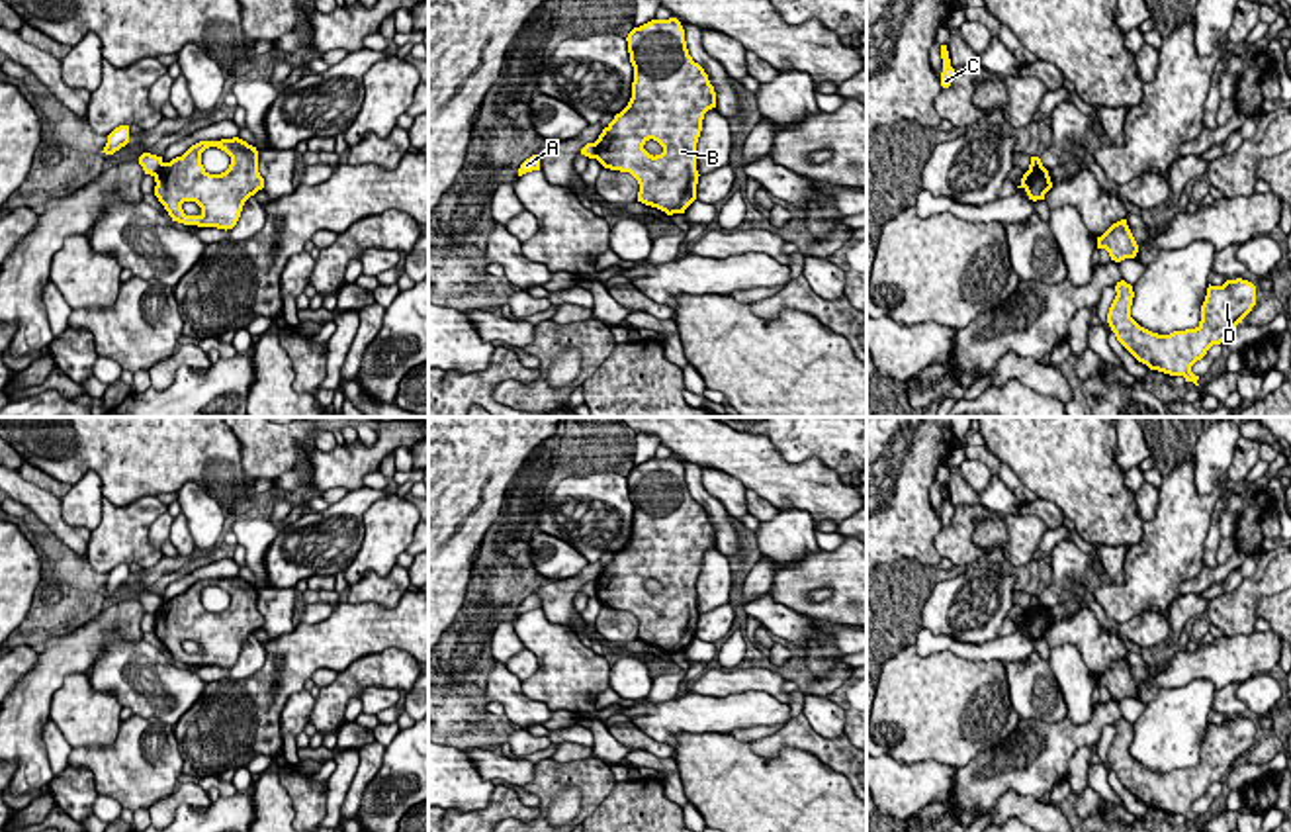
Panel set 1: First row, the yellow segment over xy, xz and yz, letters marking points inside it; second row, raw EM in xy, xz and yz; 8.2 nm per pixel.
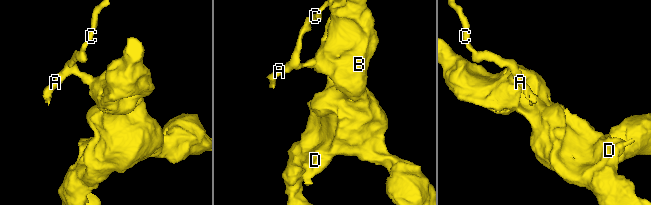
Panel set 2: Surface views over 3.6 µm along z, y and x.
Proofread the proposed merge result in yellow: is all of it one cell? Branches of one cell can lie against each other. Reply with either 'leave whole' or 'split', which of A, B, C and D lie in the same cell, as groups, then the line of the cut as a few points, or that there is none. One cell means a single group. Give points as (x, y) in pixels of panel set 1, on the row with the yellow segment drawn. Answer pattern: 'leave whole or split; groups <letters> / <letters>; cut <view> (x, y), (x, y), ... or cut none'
split; groups A C / B D; cut xy (163, 163), (153, 175)

